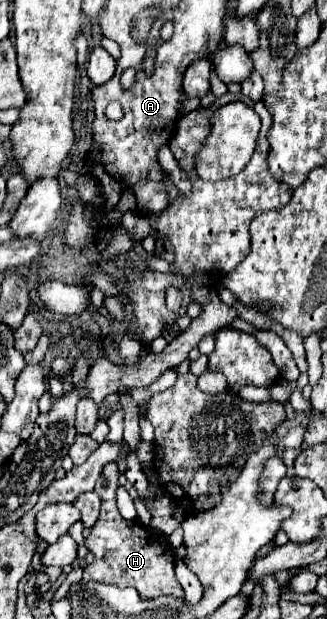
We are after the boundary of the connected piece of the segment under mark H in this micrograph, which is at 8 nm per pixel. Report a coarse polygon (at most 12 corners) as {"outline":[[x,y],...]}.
{"outline":[[118,467],[94,491],[102,511],[84,545],[84,581],[184,597],[168,537],[116,507]]}

